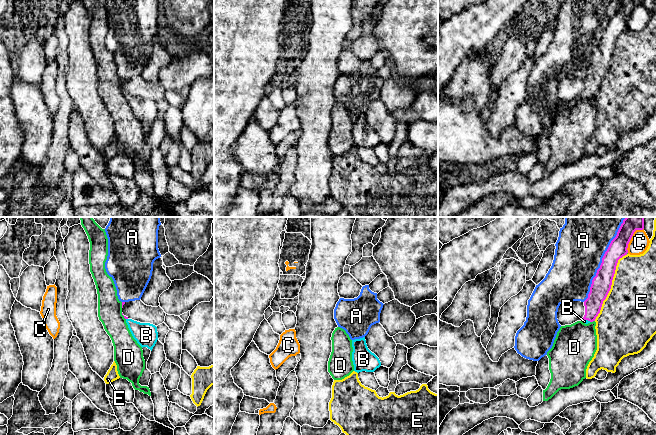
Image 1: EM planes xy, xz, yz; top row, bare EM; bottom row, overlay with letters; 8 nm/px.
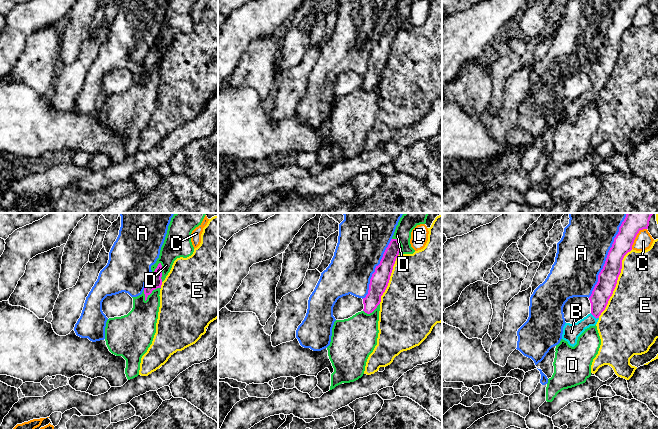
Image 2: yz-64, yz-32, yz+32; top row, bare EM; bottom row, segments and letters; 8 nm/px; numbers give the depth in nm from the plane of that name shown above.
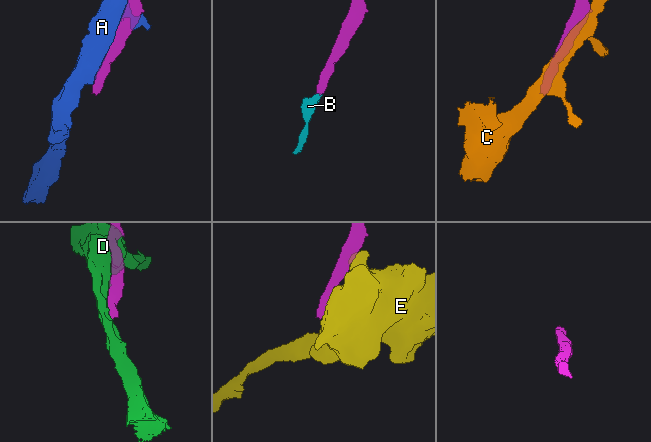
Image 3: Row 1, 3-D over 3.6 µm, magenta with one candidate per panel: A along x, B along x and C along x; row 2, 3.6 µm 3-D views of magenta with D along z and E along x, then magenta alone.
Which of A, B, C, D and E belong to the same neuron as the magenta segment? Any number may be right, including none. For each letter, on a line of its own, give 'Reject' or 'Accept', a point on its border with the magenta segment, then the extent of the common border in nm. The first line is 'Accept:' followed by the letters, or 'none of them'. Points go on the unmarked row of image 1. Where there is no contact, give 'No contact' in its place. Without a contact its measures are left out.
Accept: B
A: Reject. Touches magenta at yz (601, 39). Shared border 700 nm
B: Accept. Touches magenta at yz (587, 95). Shared border 70 nm
C: Reject. Touches magenta at yz (631, 13). Shared border 240 nm
D: Reject. Touches magenta at yz (592, 97). Shared border 40 nm
E: Reject. Touches magenta at yz (610, 62). Shared border 600 nm

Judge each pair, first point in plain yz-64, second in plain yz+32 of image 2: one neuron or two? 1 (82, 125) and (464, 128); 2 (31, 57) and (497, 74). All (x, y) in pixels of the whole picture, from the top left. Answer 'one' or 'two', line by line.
1: one
2: two

